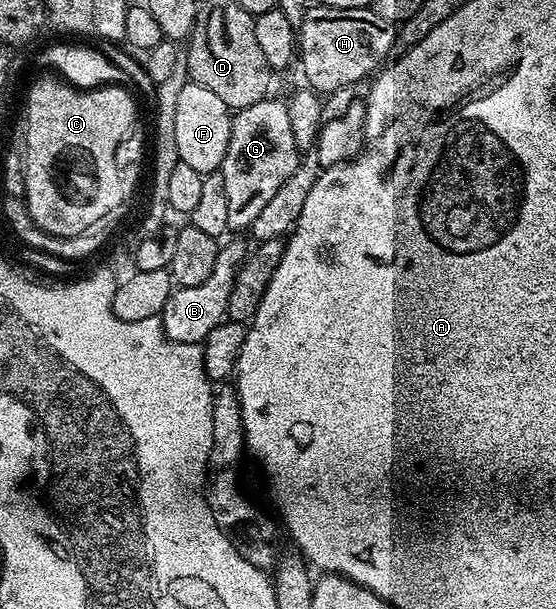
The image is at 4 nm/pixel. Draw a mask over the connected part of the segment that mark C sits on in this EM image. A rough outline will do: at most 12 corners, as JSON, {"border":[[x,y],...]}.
{"border":[[123,85],[27,91],[23,199],[85,234],[121,197],[109,160],[136,126]]}

